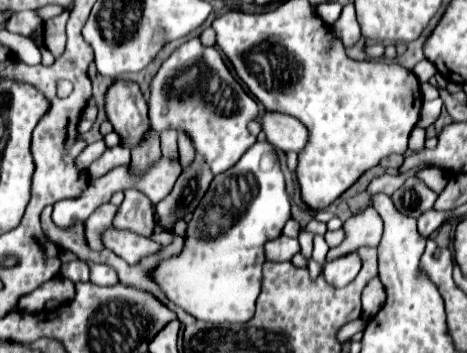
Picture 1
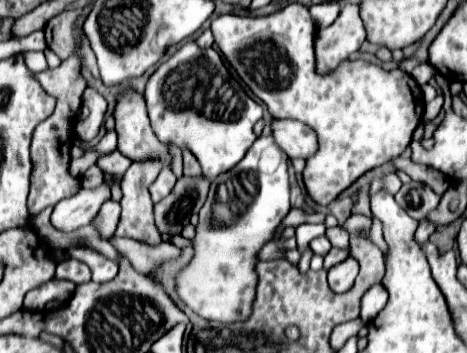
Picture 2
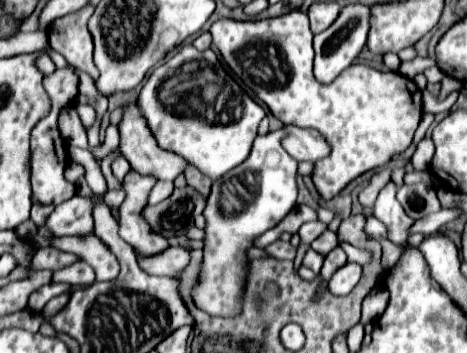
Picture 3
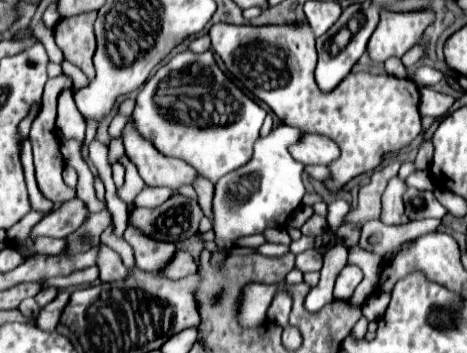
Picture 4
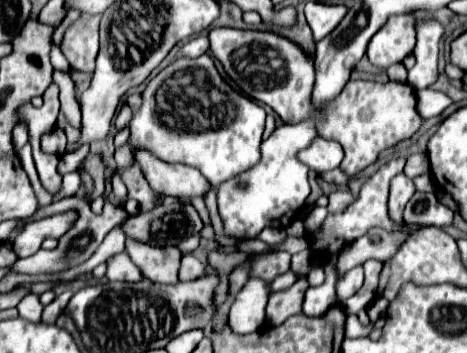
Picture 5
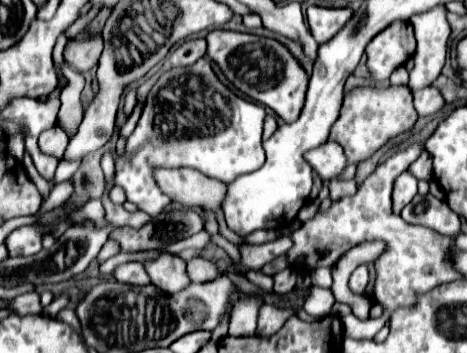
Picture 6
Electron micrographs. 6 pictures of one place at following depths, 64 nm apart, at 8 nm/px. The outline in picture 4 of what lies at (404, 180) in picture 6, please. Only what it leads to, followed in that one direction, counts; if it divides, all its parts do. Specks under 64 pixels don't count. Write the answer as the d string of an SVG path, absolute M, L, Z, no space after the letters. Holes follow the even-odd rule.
M392 178L384 190L382 196L382 216L380 220L384 224L406 224L410 222L408 216L404 214L404 202L402 202L402 194L406 190L406 182L400 178Z

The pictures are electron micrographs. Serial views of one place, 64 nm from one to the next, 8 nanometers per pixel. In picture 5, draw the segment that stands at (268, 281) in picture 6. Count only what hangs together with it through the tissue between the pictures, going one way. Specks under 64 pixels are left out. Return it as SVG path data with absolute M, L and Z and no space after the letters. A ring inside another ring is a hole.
M300 278L292 288L282 290L282 292L272 292L266 308L266 318L270 324L278 326L282 324L288 316L298 314L302 310L302 300L294 298L294 290L304 290L308 286L306 278Z

